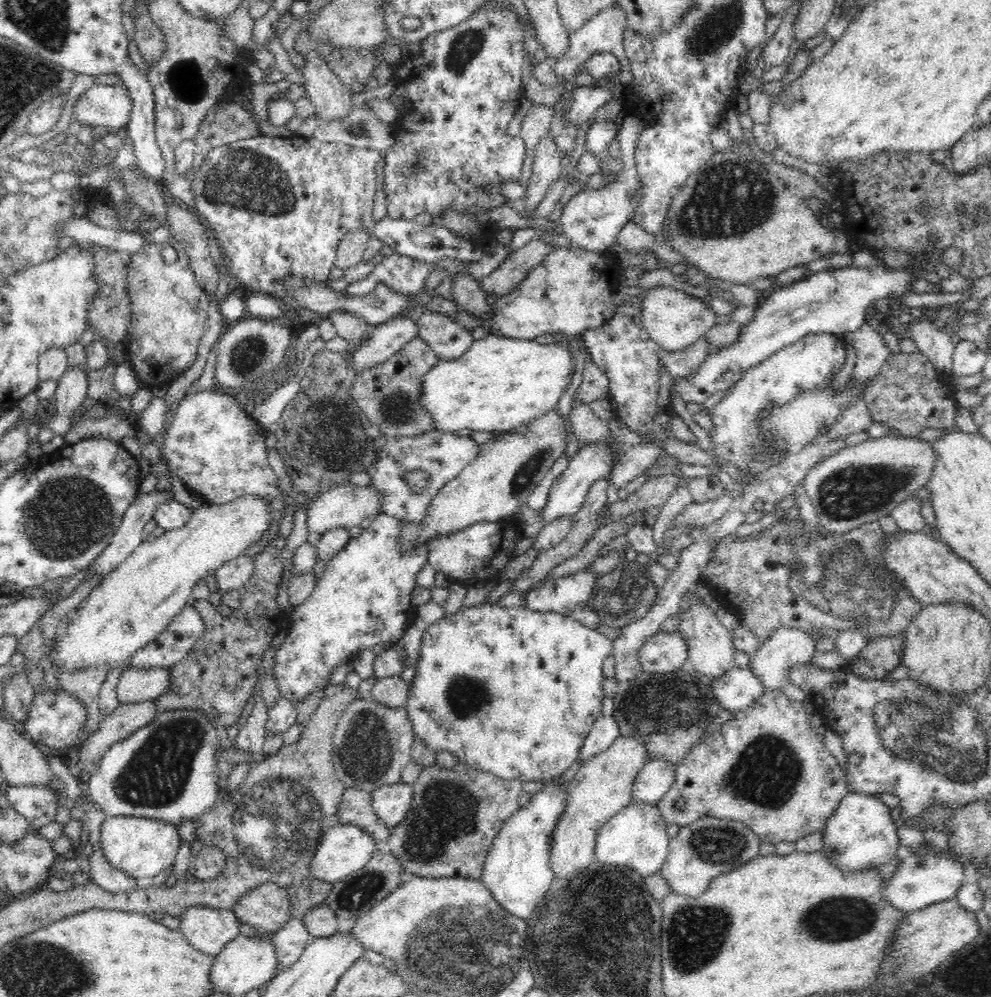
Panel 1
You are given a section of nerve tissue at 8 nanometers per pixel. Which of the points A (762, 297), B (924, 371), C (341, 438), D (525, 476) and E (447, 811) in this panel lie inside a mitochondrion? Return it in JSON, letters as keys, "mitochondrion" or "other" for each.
{"A":"other","B":"other","C":"mitochondrion","D":"mitochondrion","E":"mitochondrion"}

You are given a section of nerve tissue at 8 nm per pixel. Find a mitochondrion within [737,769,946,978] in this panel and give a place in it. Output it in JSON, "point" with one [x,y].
{"point":[845,918]}

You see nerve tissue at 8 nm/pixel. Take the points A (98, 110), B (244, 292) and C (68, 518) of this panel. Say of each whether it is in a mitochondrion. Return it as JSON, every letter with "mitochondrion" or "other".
{"A":"other","B":"other","C":"mitochondrion"}

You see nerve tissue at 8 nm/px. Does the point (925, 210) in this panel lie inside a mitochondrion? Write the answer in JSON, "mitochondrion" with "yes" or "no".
{"mitochondrion":"yes"}

